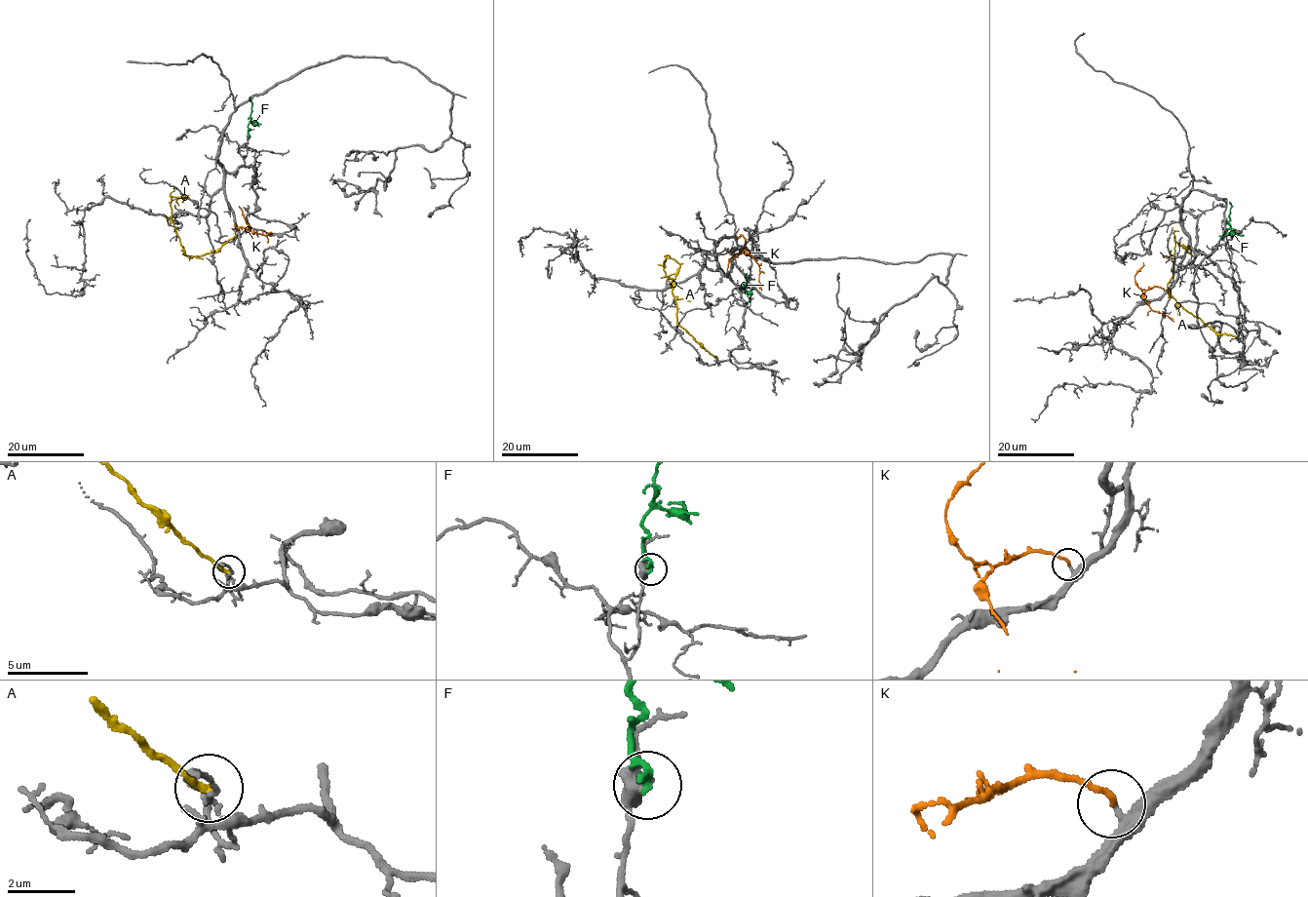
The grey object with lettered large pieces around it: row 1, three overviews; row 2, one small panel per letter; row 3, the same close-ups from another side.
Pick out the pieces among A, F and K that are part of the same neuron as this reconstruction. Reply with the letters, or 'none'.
K

